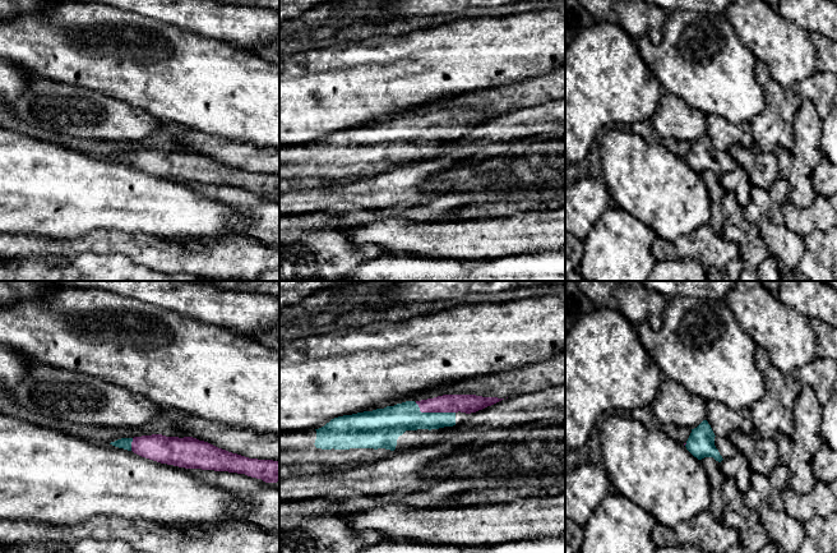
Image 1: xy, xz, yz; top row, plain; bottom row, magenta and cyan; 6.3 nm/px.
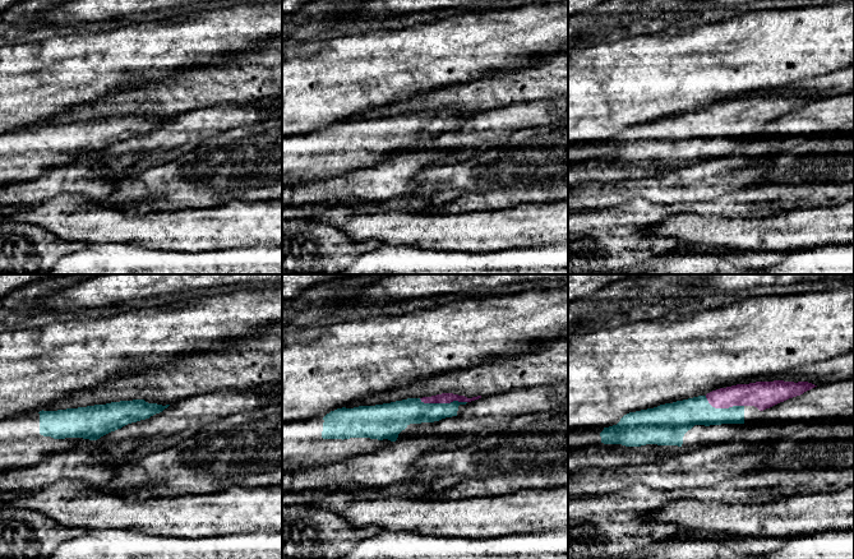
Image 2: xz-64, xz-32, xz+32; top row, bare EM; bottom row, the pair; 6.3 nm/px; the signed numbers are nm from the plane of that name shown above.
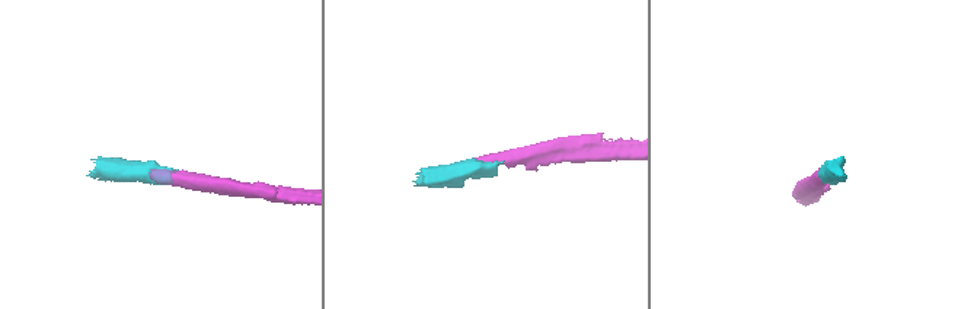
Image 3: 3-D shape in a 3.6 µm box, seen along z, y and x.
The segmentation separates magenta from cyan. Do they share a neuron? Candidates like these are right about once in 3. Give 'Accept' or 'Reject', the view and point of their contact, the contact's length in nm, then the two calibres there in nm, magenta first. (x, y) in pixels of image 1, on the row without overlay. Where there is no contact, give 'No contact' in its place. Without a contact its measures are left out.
Accept. Touches magenta at xz (434, 125). Shared border 260 nm. Thickness 120 nm (magenta) against 180 nm

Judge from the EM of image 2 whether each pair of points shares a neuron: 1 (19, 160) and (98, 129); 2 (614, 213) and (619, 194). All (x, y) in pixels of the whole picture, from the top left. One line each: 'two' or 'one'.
1: one
2: two

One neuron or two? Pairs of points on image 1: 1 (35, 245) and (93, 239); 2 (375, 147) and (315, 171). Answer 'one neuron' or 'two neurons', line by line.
1: one neuron
2: one neuron

